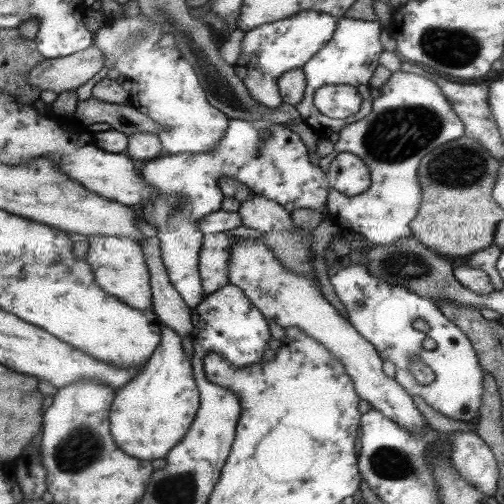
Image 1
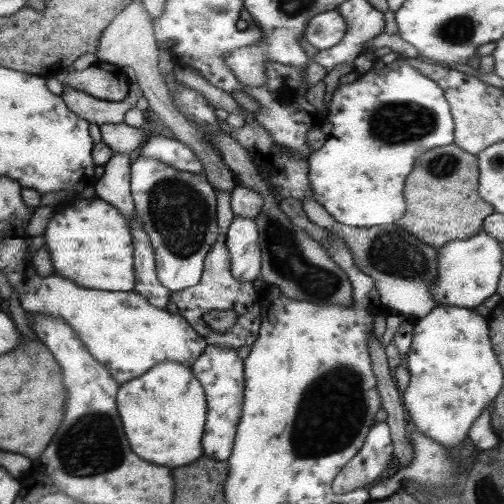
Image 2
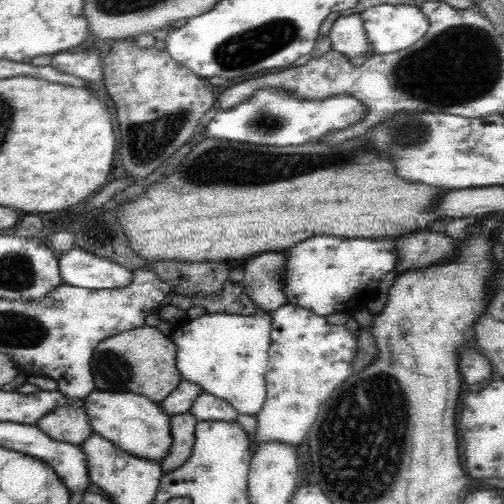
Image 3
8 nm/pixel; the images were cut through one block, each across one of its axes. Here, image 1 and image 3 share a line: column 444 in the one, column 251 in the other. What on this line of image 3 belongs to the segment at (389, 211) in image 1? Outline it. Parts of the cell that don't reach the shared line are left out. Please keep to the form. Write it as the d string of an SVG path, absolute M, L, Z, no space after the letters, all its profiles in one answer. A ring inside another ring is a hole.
M260 88L248 100L228 110L218 110L208 124L206 136L214 140L232 140L242 144L272 144L272 146L298 146L316 142L330 132L340 132L360 122L366 114L366 106L350 94L334 94L324 100L300 100L292 94L274 92L278 88Z

